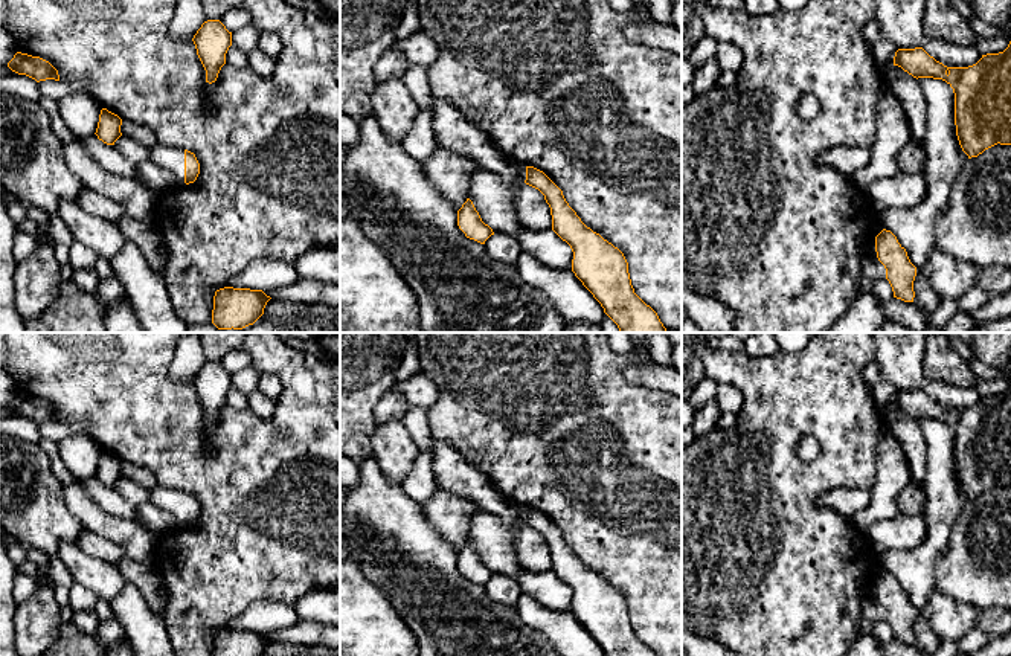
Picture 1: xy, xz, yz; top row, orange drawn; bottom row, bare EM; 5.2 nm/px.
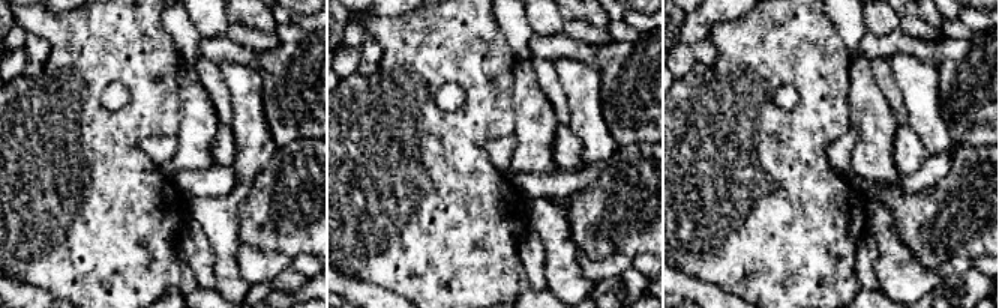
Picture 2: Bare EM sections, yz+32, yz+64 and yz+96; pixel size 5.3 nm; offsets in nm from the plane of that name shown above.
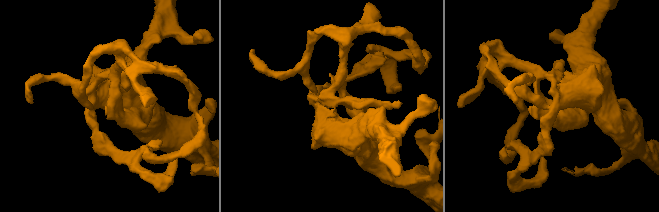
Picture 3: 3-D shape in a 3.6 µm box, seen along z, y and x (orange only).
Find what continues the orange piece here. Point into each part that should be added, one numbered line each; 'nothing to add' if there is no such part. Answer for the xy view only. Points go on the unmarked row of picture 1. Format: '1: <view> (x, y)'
1: xy (170, 499)

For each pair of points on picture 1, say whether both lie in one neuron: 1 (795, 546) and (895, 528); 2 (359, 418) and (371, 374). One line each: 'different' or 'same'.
1: different
2: same

